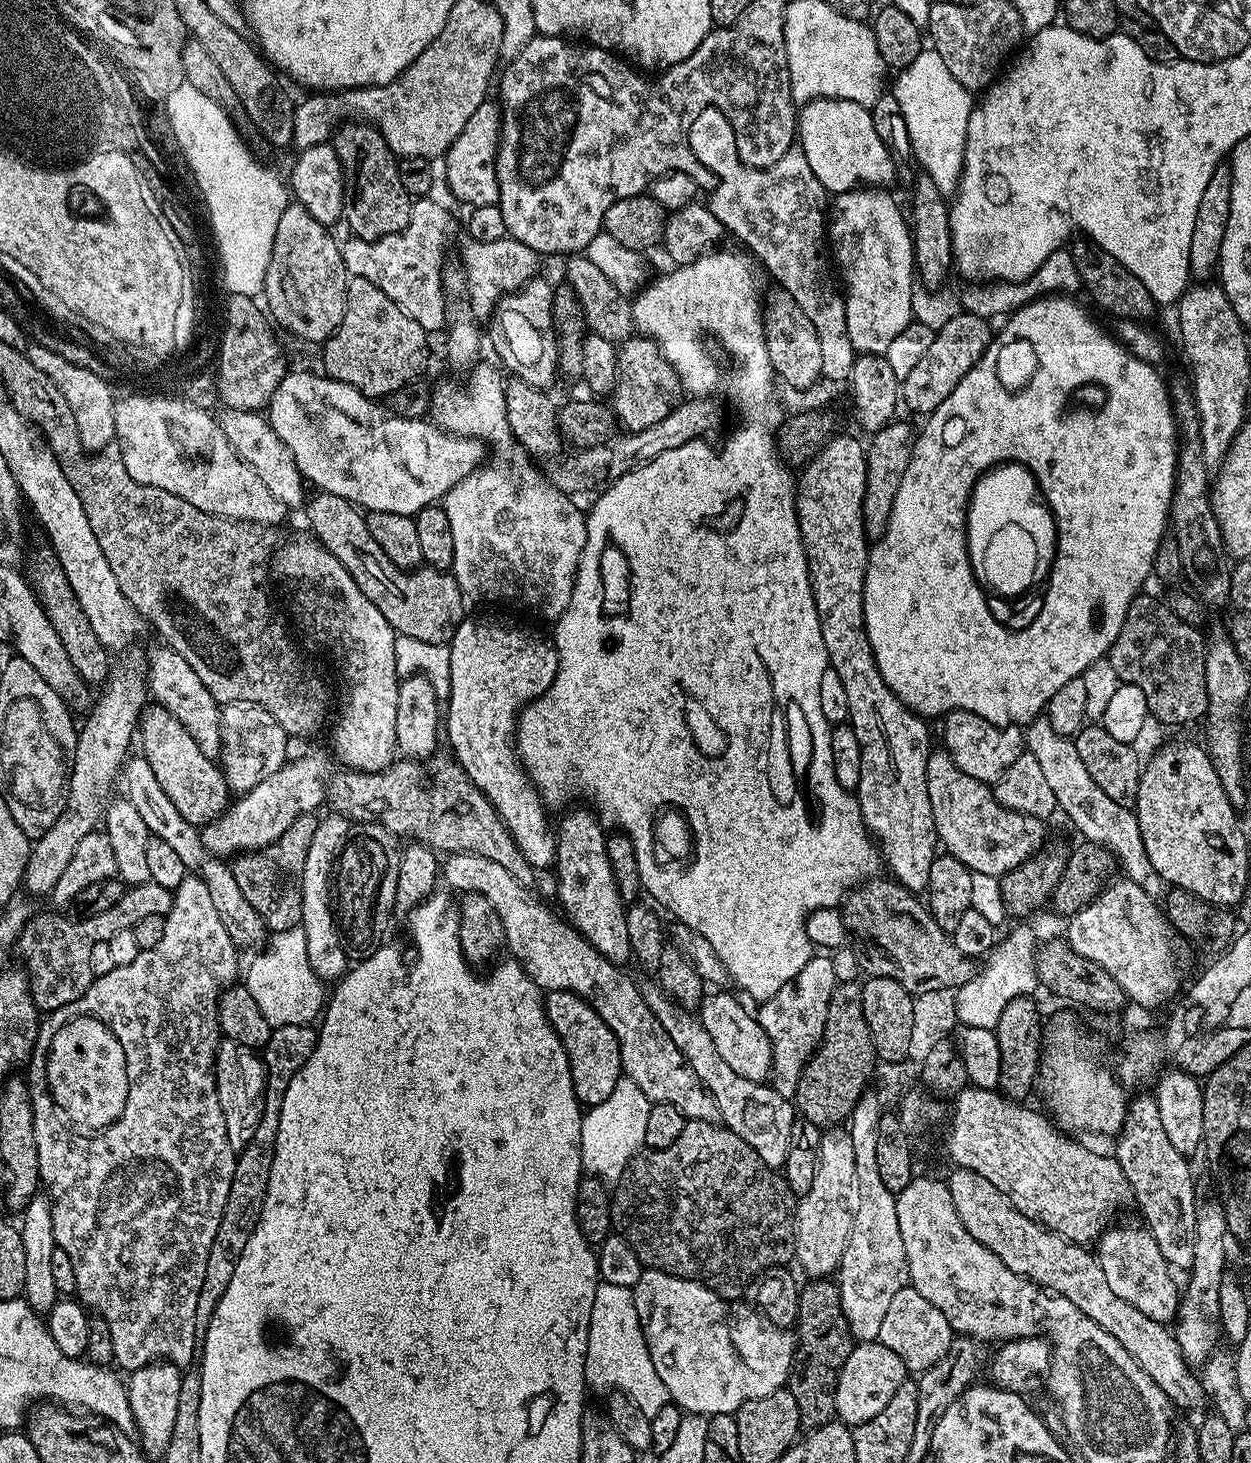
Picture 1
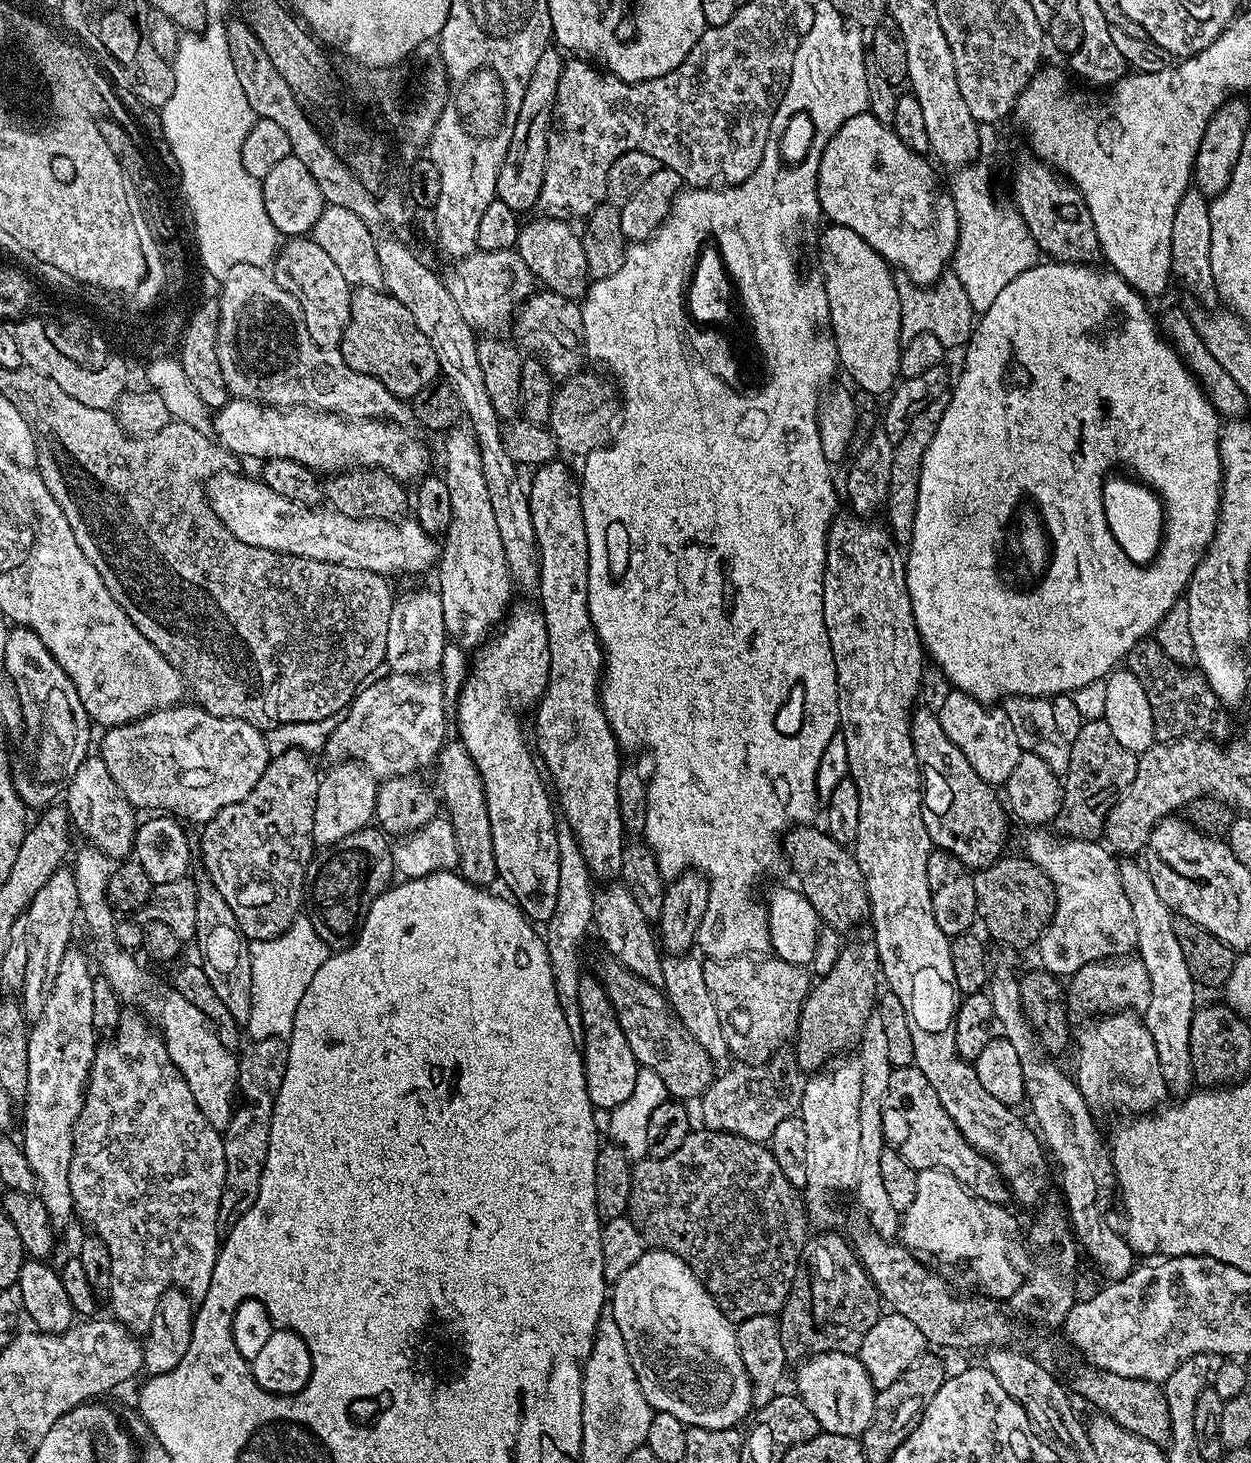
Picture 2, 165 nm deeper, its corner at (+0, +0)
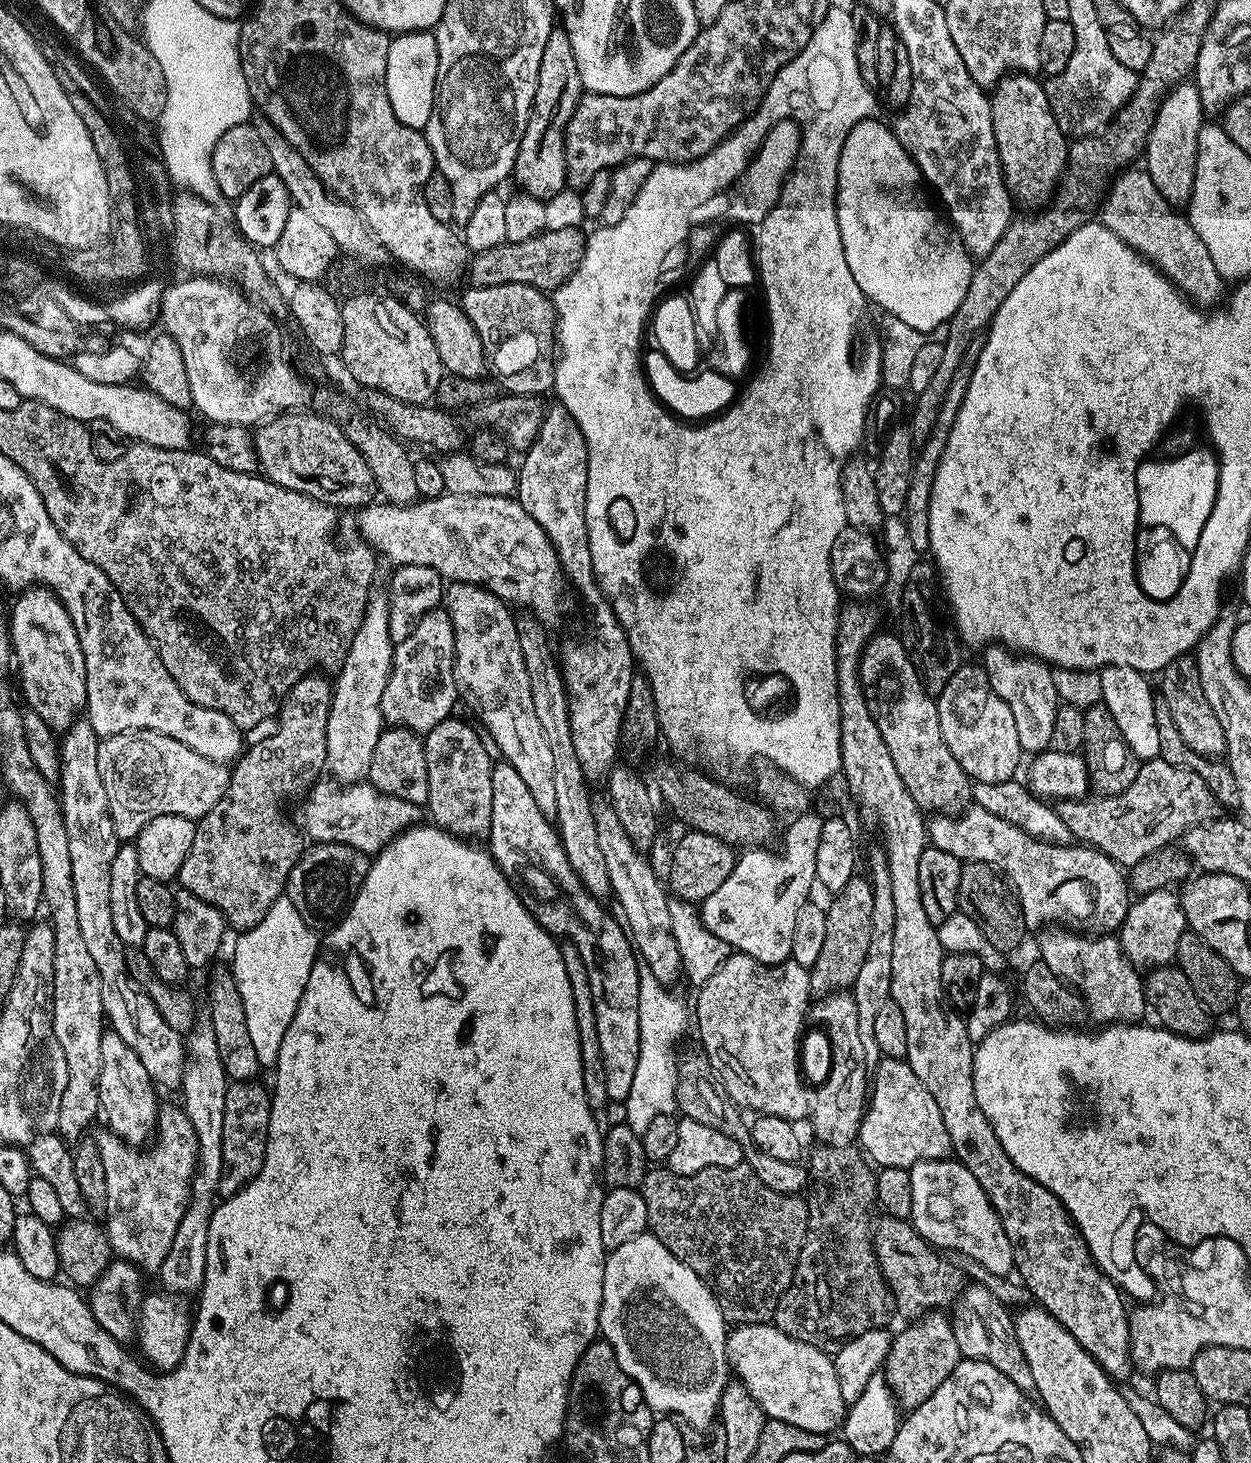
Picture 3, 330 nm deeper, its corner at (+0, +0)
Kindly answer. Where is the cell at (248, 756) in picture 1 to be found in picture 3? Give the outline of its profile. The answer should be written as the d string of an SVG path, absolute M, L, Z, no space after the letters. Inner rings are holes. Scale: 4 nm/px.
M134 730L106 736L98 746L98 774L102 774L102 786L106 786L106 798L110 806L110 818L114 822L114 834L121 842L135 841L137 834L150 822L162 814L178 814L199 821L226 794L230 768L227 763L210 758L202 758L190 746L158 734L154 730Z

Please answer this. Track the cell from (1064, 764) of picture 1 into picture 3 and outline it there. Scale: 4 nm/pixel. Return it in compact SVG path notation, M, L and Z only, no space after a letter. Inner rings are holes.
M987 645L983 652L981 665L991 689L1006 702L1006 706L1010 706L1021 751L1026 754L1047 751L1054 732L1054 714L1060 705L1054 687L1053 669L1036 657L1015 656L1003 645Z

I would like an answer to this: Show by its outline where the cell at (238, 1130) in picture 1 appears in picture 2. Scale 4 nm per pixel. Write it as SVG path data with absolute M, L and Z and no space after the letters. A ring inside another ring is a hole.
M85 846L76 856L74 871L78 886L79 915L82 924L92 931L96 939L96 948L100 951L100 968L103 979L110 982L114 994L125 1005L140 1004L139 1011L158 1029L158 1035L164 1041L166 1050L178 1066L178 1070L186 1078L186 1086L190 1086L190 1094L194 1094L194 1102L198 1102L198 1110L218 1130L227 1128L234 1111L234 1101L238 1096L236 1083L240 1073L238 1056L235 1051L227 1049L219 1041L216 1029L211 1022L198 1010L178 994L175 988L167 983L159 984L142 965L136 961L137 957L131 952L125 952L116 941L117 917L112 911L106 882L110 882L114 864L105 853L93 846Z

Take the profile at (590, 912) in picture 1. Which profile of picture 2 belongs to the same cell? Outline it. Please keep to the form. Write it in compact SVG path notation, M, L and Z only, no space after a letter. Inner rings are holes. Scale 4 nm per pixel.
M555 458L537 467L531 473L533 474L532 488L530 484L527 489L540 561L538 607L544 615L550 646L548 685L534 708L534 713L536 712L534 748L538 753L539 763L543 767L544 764L548 767L547 779L550 781L559 815L564 815L561 816L563 823L572 827L572 833L578 842L588 871L597 881L600 879L600 882L612 882L619 877L622 870L622 854L626 845L626 833L622 826L622 818L618 814L618 774L622 767L620 761L622 749L616 743L616 736L610 730L610 724L606 722L606 716L600 705L604 649L600 646L600 639L596 636L588 609L588 543L586 522L580 501L580 486L577 477L574 478L568 473L567 466L561 460Z

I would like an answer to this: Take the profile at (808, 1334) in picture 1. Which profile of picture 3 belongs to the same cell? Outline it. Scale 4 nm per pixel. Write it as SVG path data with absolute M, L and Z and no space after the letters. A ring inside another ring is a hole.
M824 1142L812 1152L812 1157L806 1160L806 1167L810 1177L810 1188L813 1189L812 1196L807 1197L808 1202L808 1233L804 1239L804 1245L800 1251L800 1257L796 1263L796 1273L790 1282L790 1286L782 1294L782 1298L776 1307L774 1323L777 1328L781 1328L785 1334L795 1340L801 1340L807 1344L815 1344L817 1346L839 1346L845 1340L853 1340L858 1334L866 1334L866 1330L874 1330L875 1328L884 1328L887 1320L894 1316L894 1305L890 1286L887 1285L886 1278L883 1277L882 1270L879 1268L878 1258L875 1254L875 1246L873 1244L874 1220L868 1217L868 1211L874 1208L876 1204L876 1172L873 1165L862 1155L859 1147L852 1144L842 1144L839 1142Z

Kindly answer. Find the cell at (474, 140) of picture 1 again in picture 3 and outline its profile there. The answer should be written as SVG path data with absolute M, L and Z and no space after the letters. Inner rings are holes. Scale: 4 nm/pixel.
M553 27L550 38L546 38L546 50L542 50L538 86L516 155L514 180L520 183L519 191L543 201L565 191L568 184L568 167L564 135L581 95L578 62L574 62L574 46L570 46L570 38L563 27Z

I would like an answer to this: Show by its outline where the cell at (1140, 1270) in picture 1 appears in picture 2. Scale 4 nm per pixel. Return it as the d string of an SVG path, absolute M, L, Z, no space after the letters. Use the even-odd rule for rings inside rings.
M1008 968L991 969L986 991L992 1003L992 1015L998 1025L999 1035L1018 1054L1018 1066L1024 1075L1024 1094L1027 1103L1032 1103L1035 1127L1046 1145L1047 1151L1060 1163L1060 1180L1064 1183L1063 1199L1067 1203L1068 1216L1079 1245L1093 1262L1108 1275L1109 1281L1123 1280L1134 1267L1134 1249L1123 1235L1112 1229L1108 1221L1108 1207L1111 1206L1112 1191L1116 1192L1116 1168L1112 1165L1106 1140L1096 1129L1093 1109L1080 1093L1075 1079L1068 1076L1055 1064L1043 1044L1040 1043L1031 1022L1026 1018L1020 993L1020 976Z

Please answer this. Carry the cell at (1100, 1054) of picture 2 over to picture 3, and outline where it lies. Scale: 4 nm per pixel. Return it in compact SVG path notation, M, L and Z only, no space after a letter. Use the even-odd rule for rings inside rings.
M1056 926L1040 940L1039 959L1054 974L1071 984L1084 997L1089 1017L1097 1025L1136 1022L1146 1012L1144 981L1136 965L1124 956L1119 939L1112 934L1085 934Z

